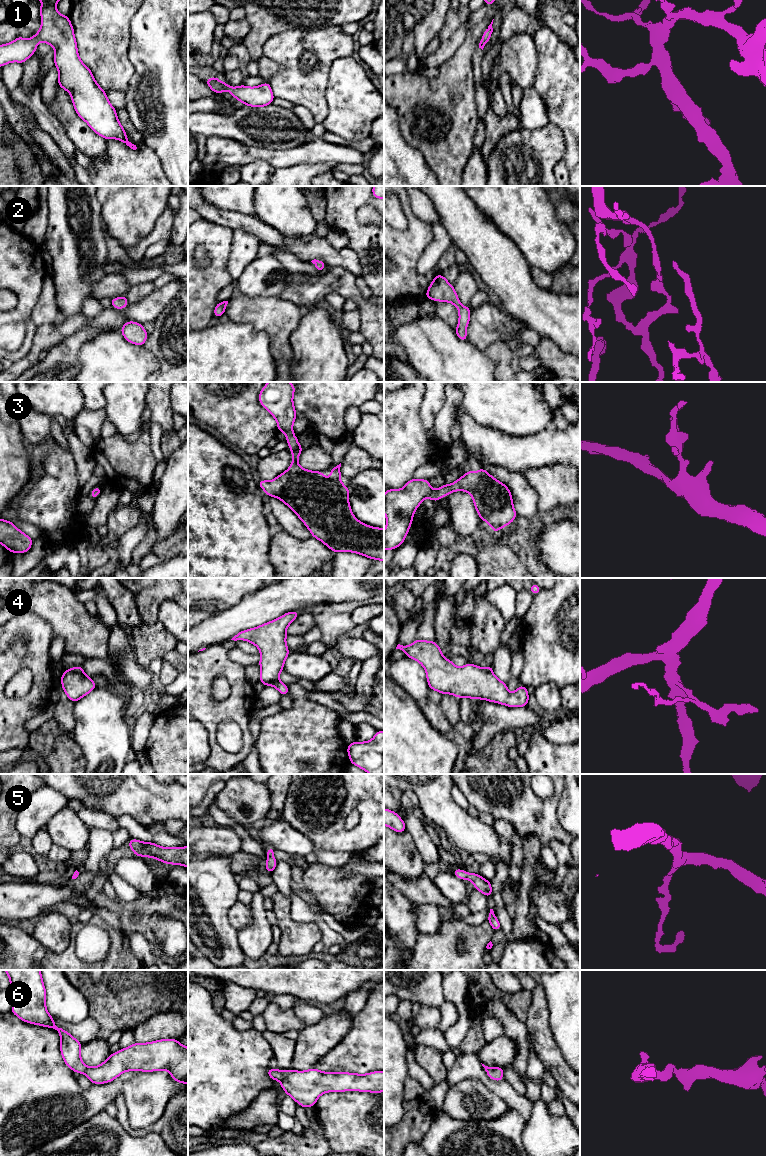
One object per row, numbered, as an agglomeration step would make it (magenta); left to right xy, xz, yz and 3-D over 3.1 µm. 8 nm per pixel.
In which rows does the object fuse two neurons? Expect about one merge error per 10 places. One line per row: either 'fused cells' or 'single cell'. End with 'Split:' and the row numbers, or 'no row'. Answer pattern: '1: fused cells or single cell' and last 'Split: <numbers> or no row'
1: single cell
2: single cell
3: single cell
4: fused cells
5: single cell
6: single cell
Split: 4

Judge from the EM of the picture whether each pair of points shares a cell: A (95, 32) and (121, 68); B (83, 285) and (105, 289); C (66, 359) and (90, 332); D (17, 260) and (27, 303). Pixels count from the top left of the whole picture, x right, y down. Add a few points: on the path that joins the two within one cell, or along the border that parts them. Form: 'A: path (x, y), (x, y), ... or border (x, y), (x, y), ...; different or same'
A: path (103, 41), (104, 51), (112, 59); same
B: border (106, 274), (92, 286), (91, 296); different
C: path (67, 352), (83, 336); same
D: path (23, 271), (27, 292); same

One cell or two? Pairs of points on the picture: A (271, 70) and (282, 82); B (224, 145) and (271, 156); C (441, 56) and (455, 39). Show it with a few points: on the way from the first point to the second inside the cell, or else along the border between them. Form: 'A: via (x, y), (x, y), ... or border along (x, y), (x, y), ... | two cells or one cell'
A: border along (263, 55), (279, 66), (279, 70), (268, 82) | two cells
B: via (236, 154), (259, 154) | one cell
C: via (444, 52), (453, 43) | one cell

